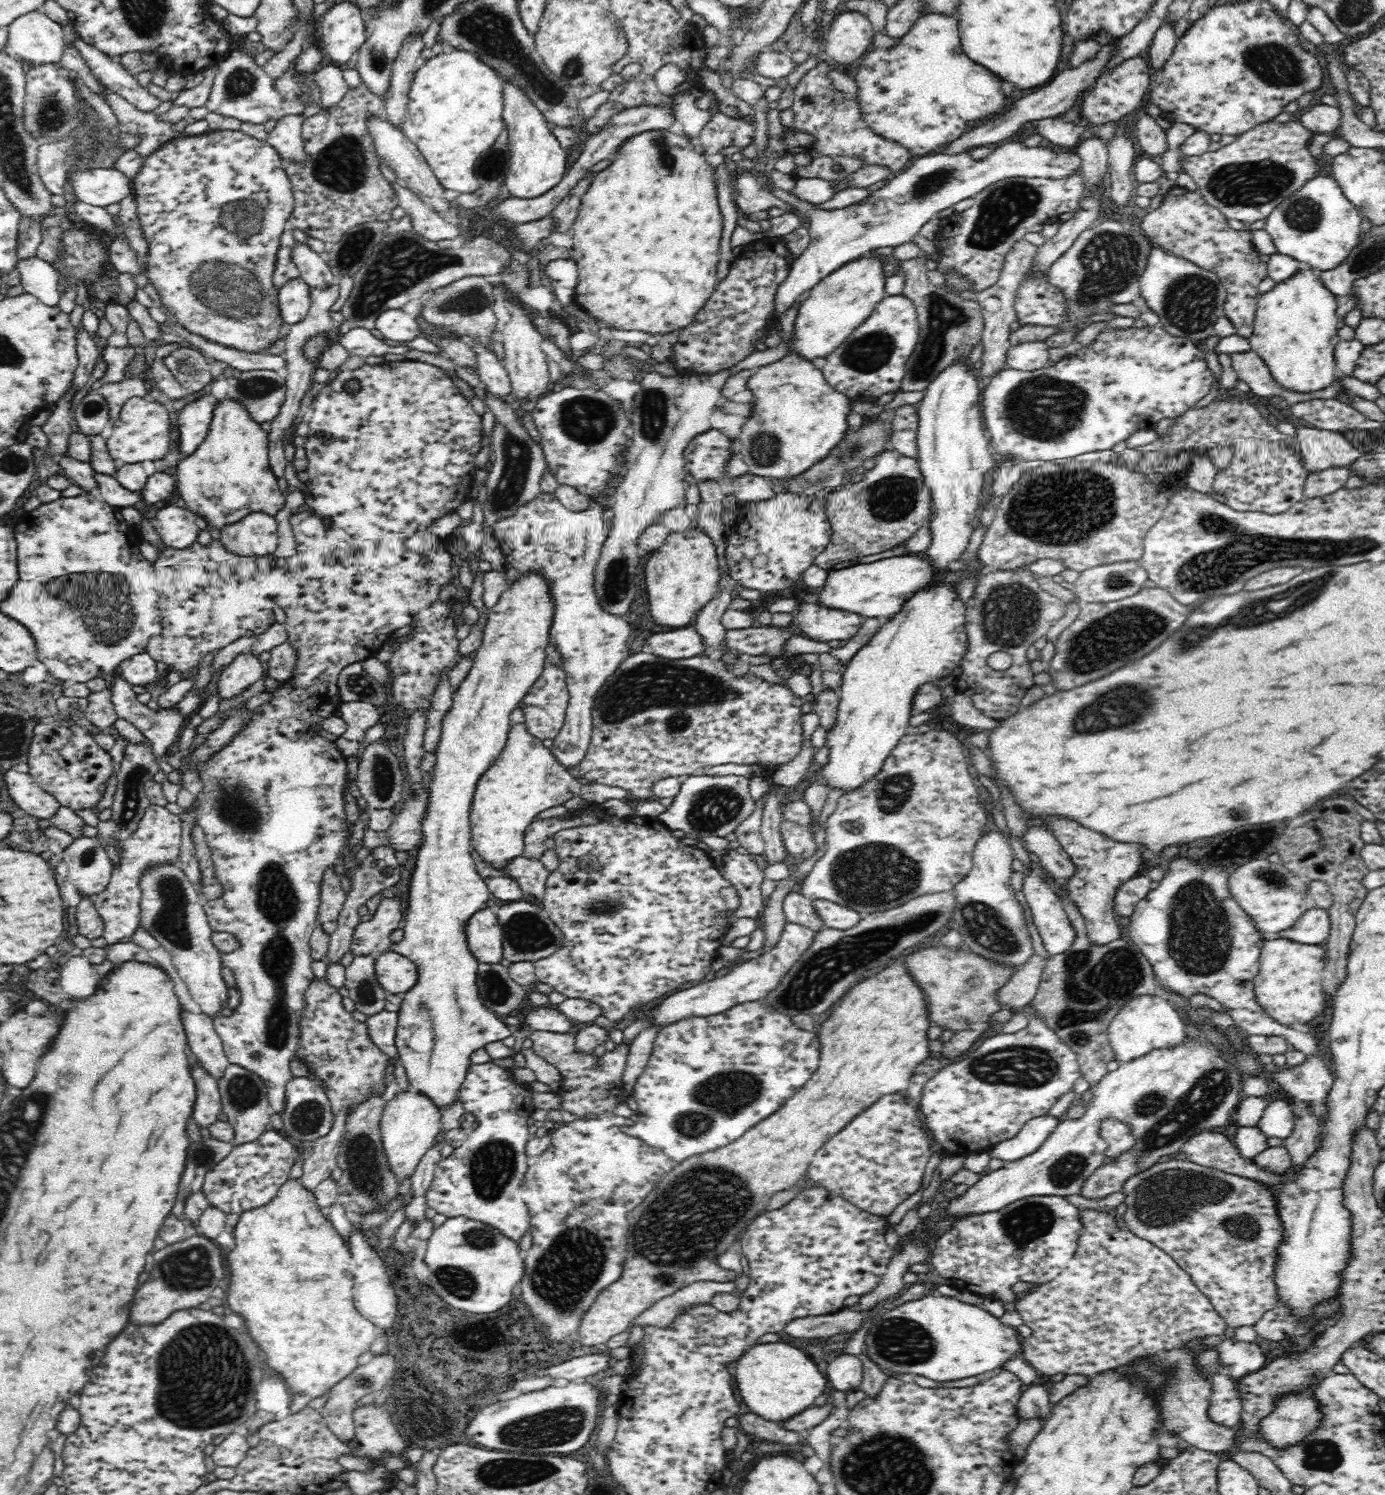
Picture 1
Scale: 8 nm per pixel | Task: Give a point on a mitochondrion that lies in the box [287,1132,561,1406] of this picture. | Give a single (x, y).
(493, 1165)

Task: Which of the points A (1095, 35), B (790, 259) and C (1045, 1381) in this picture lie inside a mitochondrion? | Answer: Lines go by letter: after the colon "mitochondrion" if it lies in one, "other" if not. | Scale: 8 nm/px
A: other
B: other
C: other

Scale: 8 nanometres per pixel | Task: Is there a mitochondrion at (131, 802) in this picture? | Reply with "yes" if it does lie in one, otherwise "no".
yes

